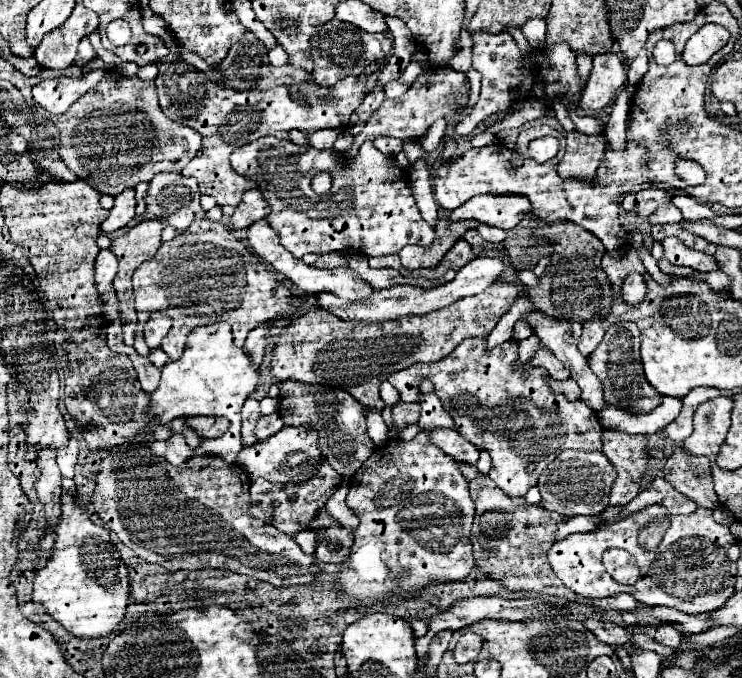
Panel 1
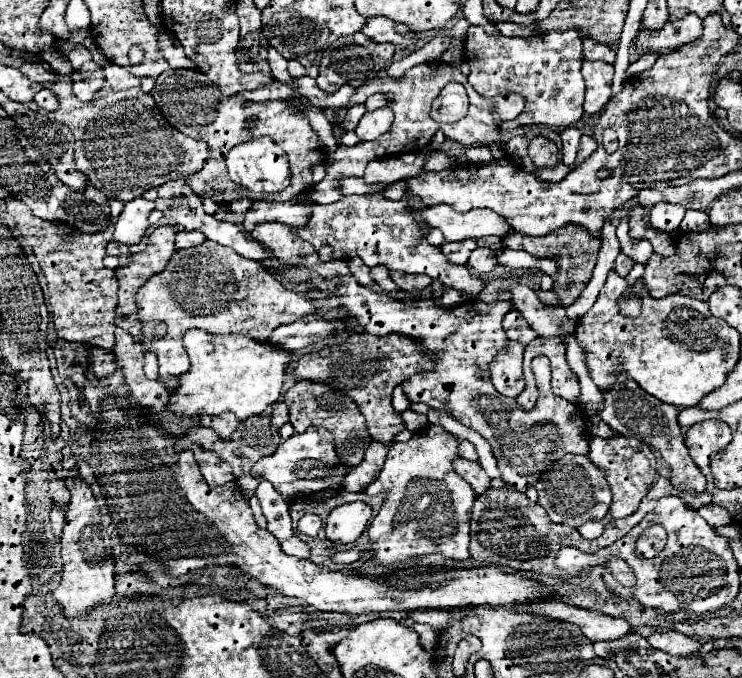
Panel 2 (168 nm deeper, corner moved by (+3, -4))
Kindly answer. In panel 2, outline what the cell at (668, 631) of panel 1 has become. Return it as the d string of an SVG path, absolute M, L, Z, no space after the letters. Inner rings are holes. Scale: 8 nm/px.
M665 631L665 633L653 633L649 639L653 649L661 649L669 655L689 655L697 653L701 649L701 643L693 637L687 637L677 631Z

